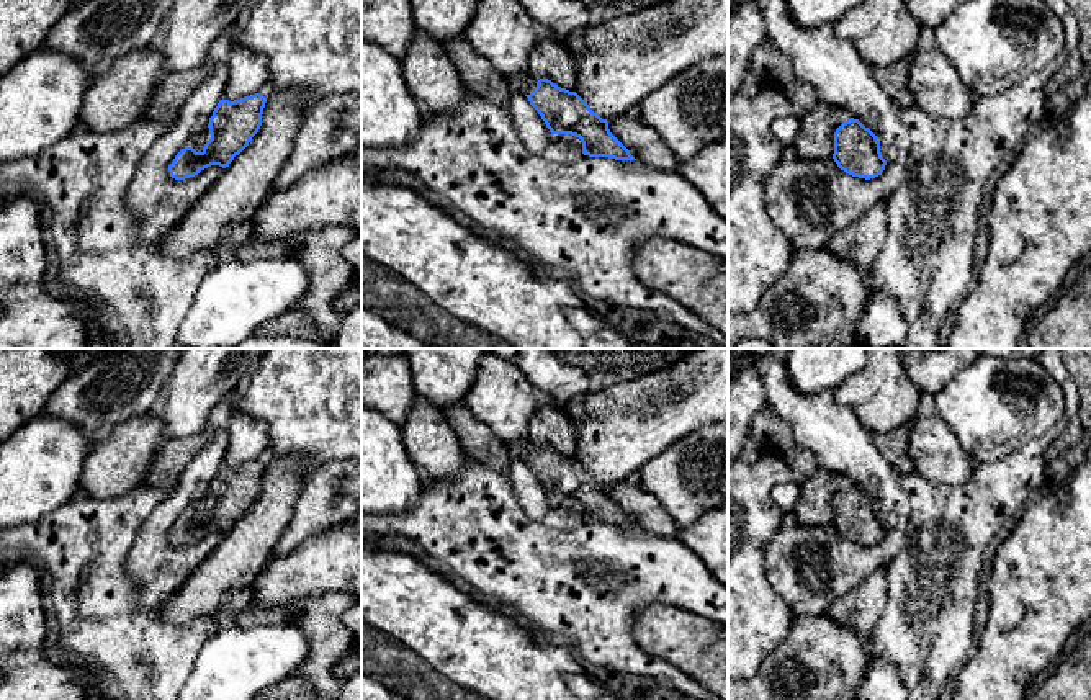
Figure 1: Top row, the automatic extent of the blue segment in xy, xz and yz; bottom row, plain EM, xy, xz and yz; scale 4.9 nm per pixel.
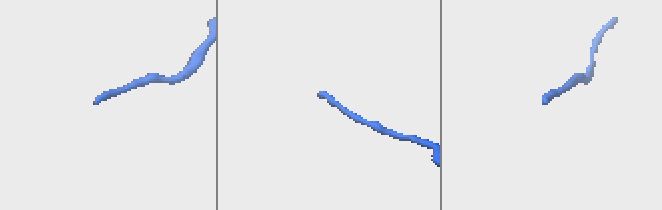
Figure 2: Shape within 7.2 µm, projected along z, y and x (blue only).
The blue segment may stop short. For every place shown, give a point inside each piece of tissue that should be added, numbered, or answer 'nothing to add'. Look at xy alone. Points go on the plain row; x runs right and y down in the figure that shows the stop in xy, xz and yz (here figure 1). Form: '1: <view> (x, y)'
nothing to add

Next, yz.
nothing to add

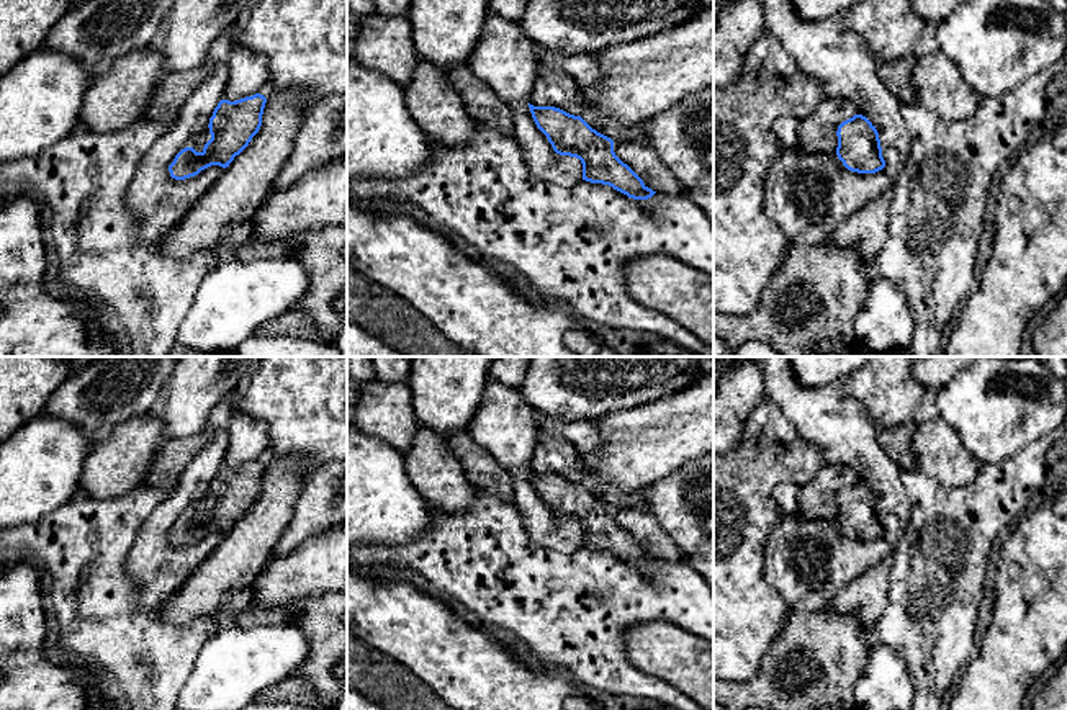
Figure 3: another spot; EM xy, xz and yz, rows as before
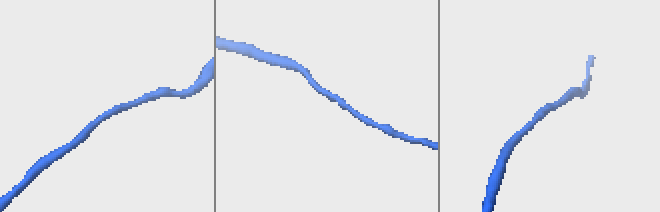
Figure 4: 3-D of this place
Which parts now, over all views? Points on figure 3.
nothing to add

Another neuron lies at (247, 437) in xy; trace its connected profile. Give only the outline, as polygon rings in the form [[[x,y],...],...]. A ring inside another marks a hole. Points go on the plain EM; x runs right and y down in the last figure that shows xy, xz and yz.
[[[231,412],[227,450],[223,466],[236,468],[260,458],[268,447],[268,427],[242,412]]]

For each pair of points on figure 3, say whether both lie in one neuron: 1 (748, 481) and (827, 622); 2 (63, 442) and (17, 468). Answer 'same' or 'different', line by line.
1: different
2: same

